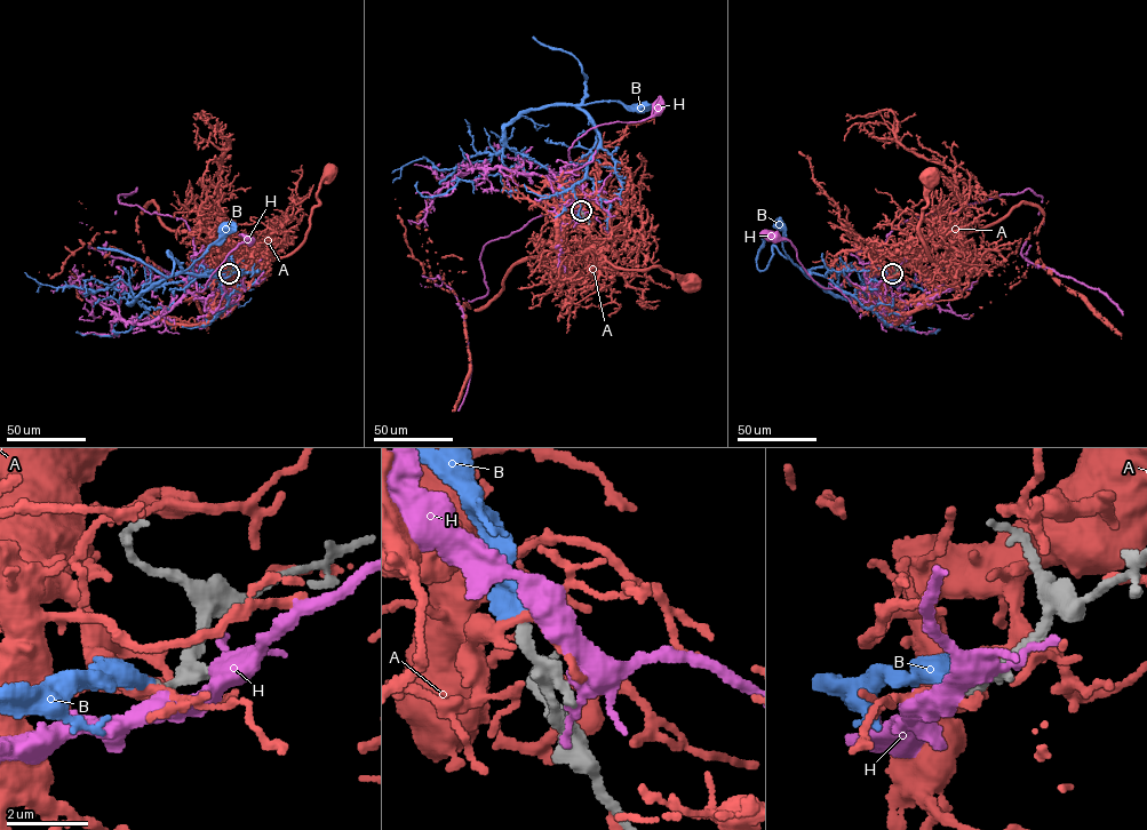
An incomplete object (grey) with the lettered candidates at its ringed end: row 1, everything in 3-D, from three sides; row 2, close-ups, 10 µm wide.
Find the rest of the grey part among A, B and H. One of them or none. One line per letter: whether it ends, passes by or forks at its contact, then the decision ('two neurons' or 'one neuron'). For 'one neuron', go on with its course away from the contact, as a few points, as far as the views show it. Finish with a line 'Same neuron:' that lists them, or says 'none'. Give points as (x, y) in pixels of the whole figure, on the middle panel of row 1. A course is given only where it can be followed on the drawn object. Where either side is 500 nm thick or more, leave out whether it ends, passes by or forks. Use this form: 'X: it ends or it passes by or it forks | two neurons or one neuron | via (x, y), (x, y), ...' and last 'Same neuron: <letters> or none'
A: it forks | two neurons
B: it ends | one neuron | via (581, 210), (567, 183), (507, 145), (504, 127), (530, 110), (548, 105), (619, 101), (640, 106)
H: it forks | two neurons
Same neuron: B

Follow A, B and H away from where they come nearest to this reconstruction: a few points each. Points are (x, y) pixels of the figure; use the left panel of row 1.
A: (229, 274), (225, 266), (247, 256), (291, 255), (304, 239), (311, 210), (319, 204), (319, 184), (331, 169)
B: (229, 273), (205, 271), (194, 278), (151, 287), (129, 304), (142, 292), (189, 269), (225, 226)
H: (231, 273), (192, 293), (186, 288), (196, 270), (196, 287), (204, 290), (225, 257), (245, 236), (248, 239)

